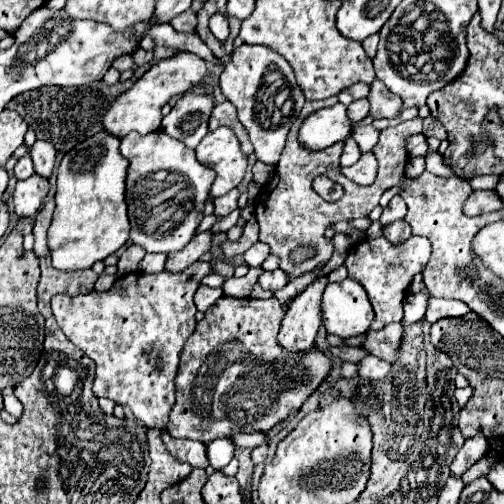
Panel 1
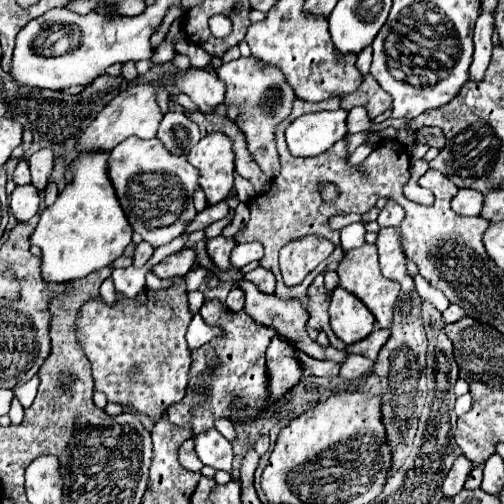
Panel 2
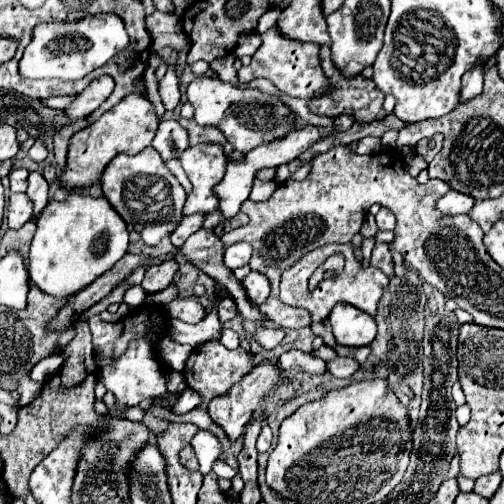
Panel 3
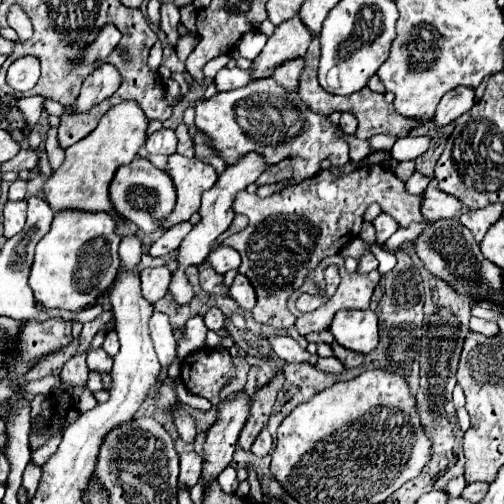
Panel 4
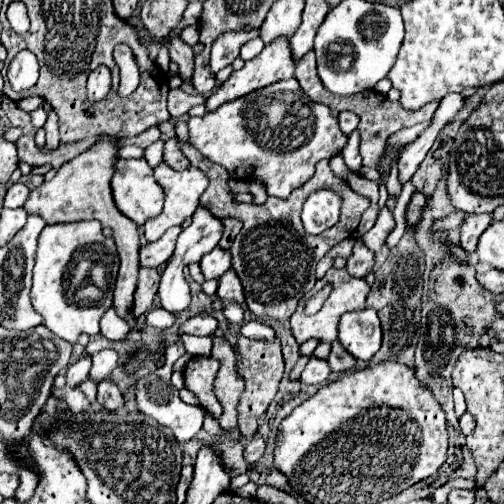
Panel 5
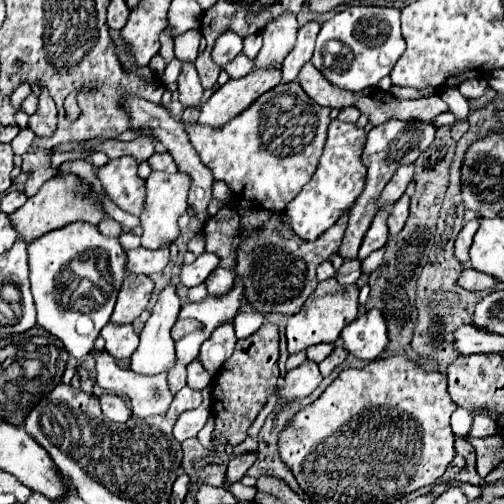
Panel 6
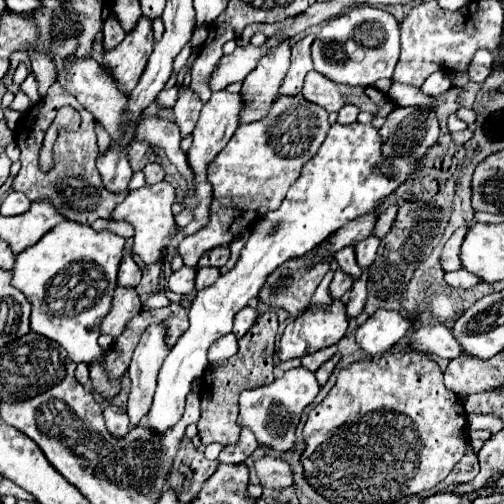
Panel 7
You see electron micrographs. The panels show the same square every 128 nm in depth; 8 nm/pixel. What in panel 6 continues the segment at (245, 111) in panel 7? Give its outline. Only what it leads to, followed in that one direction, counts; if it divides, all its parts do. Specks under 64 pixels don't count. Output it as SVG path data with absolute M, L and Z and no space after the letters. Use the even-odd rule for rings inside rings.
M286 12L284 16L272 20L264 30L264 46L254 58L254 68L280 68L292 46L296 44L296 32L298 22L292 12Z

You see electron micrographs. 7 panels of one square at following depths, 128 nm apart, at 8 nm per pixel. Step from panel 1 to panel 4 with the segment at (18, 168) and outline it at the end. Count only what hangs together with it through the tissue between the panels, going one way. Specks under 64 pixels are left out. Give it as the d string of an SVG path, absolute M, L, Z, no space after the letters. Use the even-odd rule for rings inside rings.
M16 180L12 186L10 186L10 192L8 192L8 200L24 200L26 196L26 182L24 180Z

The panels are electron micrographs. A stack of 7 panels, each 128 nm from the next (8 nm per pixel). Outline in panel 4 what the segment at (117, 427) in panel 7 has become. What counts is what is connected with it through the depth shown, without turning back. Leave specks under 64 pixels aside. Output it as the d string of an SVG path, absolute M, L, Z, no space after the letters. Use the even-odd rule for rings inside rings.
M100 347L96 350L87 351L86 362L89 370L100 372L102 382L104 382L104 390L108 392L108 388L110 388L111 384L110 371L113 366L112 358Z

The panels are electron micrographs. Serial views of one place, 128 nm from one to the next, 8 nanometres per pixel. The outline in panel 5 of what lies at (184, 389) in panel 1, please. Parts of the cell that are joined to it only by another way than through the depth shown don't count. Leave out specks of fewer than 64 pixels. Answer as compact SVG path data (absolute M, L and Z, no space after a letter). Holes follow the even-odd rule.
M194 356L186 364L186 368L184 368L186 388L192 390L200 398L200 404L214 418L222 416L222 406L220 406L220 402L216 400L216 396L212 392L212 384L214 384L218 368L220 368L218 360L214 360L214 358L202 358L202 356Z

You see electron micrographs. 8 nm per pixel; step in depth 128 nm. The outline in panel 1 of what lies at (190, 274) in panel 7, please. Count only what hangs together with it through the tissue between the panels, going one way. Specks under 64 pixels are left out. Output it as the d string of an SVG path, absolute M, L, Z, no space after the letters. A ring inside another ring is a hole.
M264 242L252 244L252 246L242 254L242 258L244 258L244 262L246 262L248 266L260 266L260 264L266 260L266 256L268 256L268 244L264 244Z

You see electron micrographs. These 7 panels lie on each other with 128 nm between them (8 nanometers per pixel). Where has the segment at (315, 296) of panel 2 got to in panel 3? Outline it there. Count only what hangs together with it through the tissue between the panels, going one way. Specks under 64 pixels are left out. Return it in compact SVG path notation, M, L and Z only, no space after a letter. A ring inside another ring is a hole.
M324 319L322 322L316 322L316 324L312 324L312 332L314 332L316 336L320 336L320 338L324 340L324 344L328 344L330 348L334 348L334 346L336 346L336 340L334 340L332 328L327 322L329 322L329 320Z

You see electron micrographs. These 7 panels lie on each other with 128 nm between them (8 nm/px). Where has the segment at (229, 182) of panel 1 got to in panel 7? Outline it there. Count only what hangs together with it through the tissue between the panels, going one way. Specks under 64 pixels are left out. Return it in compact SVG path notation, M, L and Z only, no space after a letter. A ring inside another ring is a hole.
M158 182L154 186L144 186L138 190L128 192L126 200L118 204L110 216L110 220L126 220L134 226L134 244L132 254L140 256L144 264L154 264L162 258L162 250L172 242L174 234L174 216L172 216L172 204L174 204L174 188L168 182Z

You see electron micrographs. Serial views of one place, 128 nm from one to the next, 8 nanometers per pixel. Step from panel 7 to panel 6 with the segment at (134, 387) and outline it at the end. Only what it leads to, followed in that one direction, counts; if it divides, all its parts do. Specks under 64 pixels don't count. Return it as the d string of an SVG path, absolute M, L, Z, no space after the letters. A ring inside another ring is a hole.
M168 286L160 294L160 298L158 298L158 302L156 302L144 330L140 332L140 344L138 344L136 352L130 356L130 368L134 372L154 376L154 374L160 374L160 372L168 372L174 366L176 354L174 354L174 340L170 336L170 330L178 320L178 312L180 312L180 298L176 296L176 290L172 286Z

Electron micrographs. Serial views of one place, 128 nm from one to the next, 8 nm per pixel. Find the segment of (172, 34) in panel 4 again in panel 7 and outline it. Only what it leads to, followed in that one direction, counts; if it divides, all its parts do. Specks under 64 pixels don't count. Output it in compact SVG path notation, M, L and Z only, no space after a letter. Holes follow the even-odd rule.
M188 88L180 92L178 102L174 106L174 116L176 116L176 124L180 128L182 138L186 138L186 136L190 136L194 132L200 108L202 108L202 102L200 102L196 92L192 92Z

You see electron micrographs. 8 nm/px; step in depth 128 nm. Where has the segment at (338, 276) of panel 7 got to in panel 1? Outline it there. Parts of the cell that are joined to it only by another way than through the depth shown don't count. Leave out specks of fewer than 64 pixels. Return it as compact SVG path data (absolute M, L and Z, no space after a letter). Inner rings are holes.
M404 220L392 222L392 224L388 224L388 226L384 228L384 236L386 236L392 244L402 244L402 240L408 240L410 228L408 228L408 224L406 224Z

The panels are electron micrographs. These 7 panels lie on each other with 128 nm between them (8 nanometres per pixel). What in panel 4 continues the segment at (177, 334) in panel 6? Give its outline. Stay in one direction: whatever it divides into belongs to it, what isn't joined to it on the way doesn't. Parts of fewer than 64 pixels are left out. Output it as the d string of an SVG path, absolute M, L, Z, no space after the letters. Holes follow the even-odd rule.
M210 308L206 314L204 314L204 324L208 330L220 330L224 326L224 314L218 310L218 308Z

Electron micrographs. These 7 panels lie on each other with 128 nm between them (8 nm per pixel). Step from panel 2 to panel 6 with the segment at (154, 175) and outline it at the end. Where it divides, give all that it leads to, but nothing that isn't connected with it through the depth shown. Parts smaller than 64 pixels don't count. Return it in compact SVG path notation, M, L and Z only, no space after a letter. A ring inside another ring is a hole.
M132 158L110 160L98 170L98 178L116 206L140 216L144 206L144 180L138 176L138 164Z

